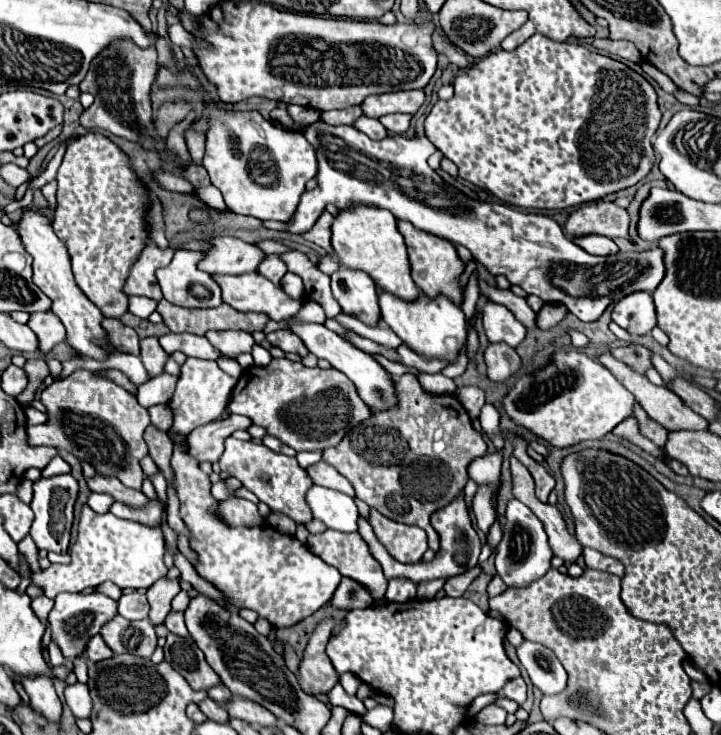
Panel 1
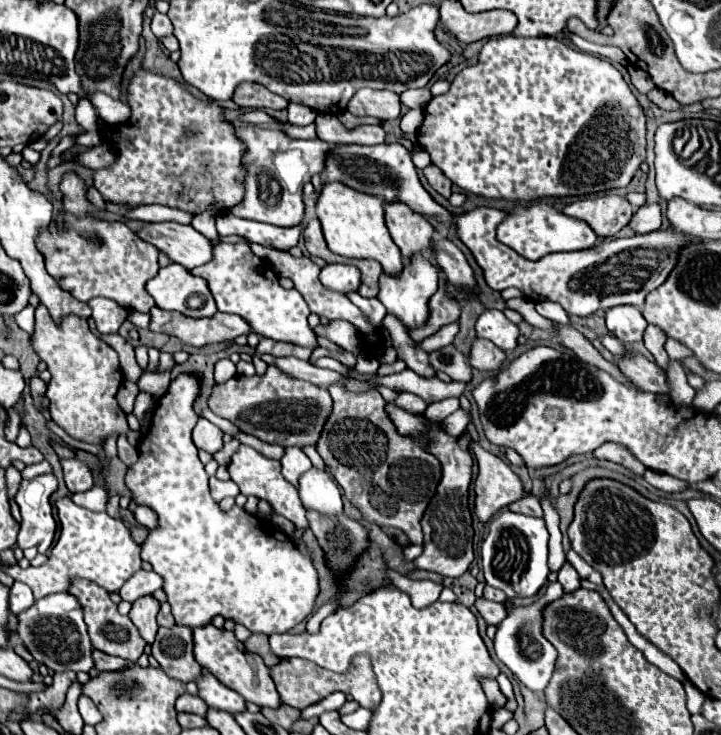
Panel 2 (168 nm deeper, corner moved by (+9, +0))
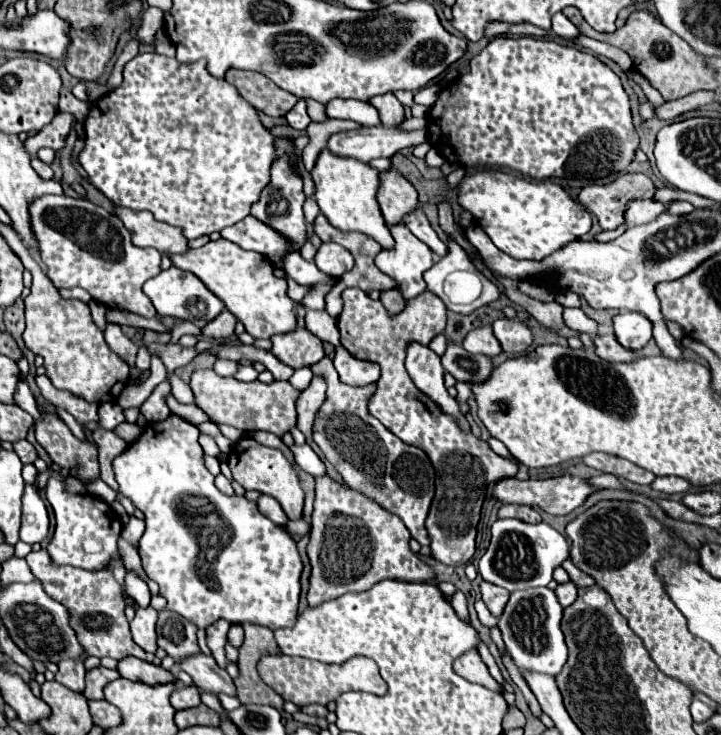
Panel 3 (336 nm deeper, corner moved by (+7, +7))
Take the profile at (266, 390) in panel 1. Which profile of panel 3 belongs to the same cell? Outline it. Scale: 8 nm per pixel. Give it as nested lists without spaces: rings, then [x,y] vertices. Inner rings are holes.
[[[201,369],[191,375],[191,389],[195,393],[197,405],[213,417],[217,425],[225,423],[241,431],[269,431],[277,437],[283,437],[291,427],[297,425],[297,397],[301,395],[289,381],[261,383],[255,381],[237,381],[235,377],[219,377],[211,369]]]

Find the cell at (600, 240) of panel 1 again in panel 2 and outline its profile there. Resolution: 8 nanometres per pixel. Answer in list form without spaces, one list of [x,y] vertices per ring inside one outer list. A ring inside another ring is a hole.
[[[533,202],[525,204],[513,210],[507,210],[509,216],[505,216],[497,226],[497,240],[511,250],[515,250],[519,256],[525,256],[527,260],[541,260],[543,256],[551,252],[571,252],[581,248],[591,248],[597,242],[597,234],[585,224],[583,220],[569,218],[563,212],[555,210],[551,204],[545,202]]]

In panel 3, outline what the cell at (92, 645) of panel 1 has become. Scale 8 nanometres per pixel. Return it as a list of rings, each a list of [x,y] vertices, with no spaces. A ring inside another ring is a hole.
[[[123,657],[117,661],[117,671],[121,673],[121,677],[131,679],[131,681],[143,681],[149,685],[161,683],[161,681],[175,681],[175,677],[165,671],[159,665],[135,659],[135,657]]]

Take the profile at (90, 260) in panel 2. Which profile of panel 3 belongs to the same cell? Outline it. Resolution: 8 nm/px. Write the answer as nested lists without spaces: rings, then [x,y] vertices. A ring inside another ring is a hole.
[[[43,195],[31,203],[29,213],[39,241],[41,261],[57,289],[83,287],[105,307],[155,317],[155,307],[143,293],[143,283],[161,271],[161,253],[133,245],[131,231],[117,215],[93,205],[89,199],[73,199],[67,195]]]

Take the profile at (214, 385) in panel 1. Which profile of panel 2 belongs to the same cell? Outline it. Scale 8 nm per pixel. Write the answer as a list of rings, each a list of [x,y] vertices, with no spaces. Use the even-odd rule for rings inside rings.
[[[181,374],[171,382],[167,394],[157,402],[147,434],[137,446],[139,460],[127,468],[125,484],[131,490],[131,500],[139,506],[149,506],[157,514],[157,528],[151,530],[141,544],[141,558],[149,562],[153,572],[163,578],[161,588],[171,604],[175,624],[197,628],[211,624],[215,616],[223,616],[225,620],[243,624],[251,632],[261,632],[267,636],[275,632],[289,632],[301,620],[305,620],[315,606],[319,592],[317,570],[313,568],[311,560],[299,552],[295,542],[279,528],[239,506],[223,512],[211,498],[209,476],[191,440],[191,430],[199,420],[197,412],[193,410],[197,394],[199,380],[191,374]]]

